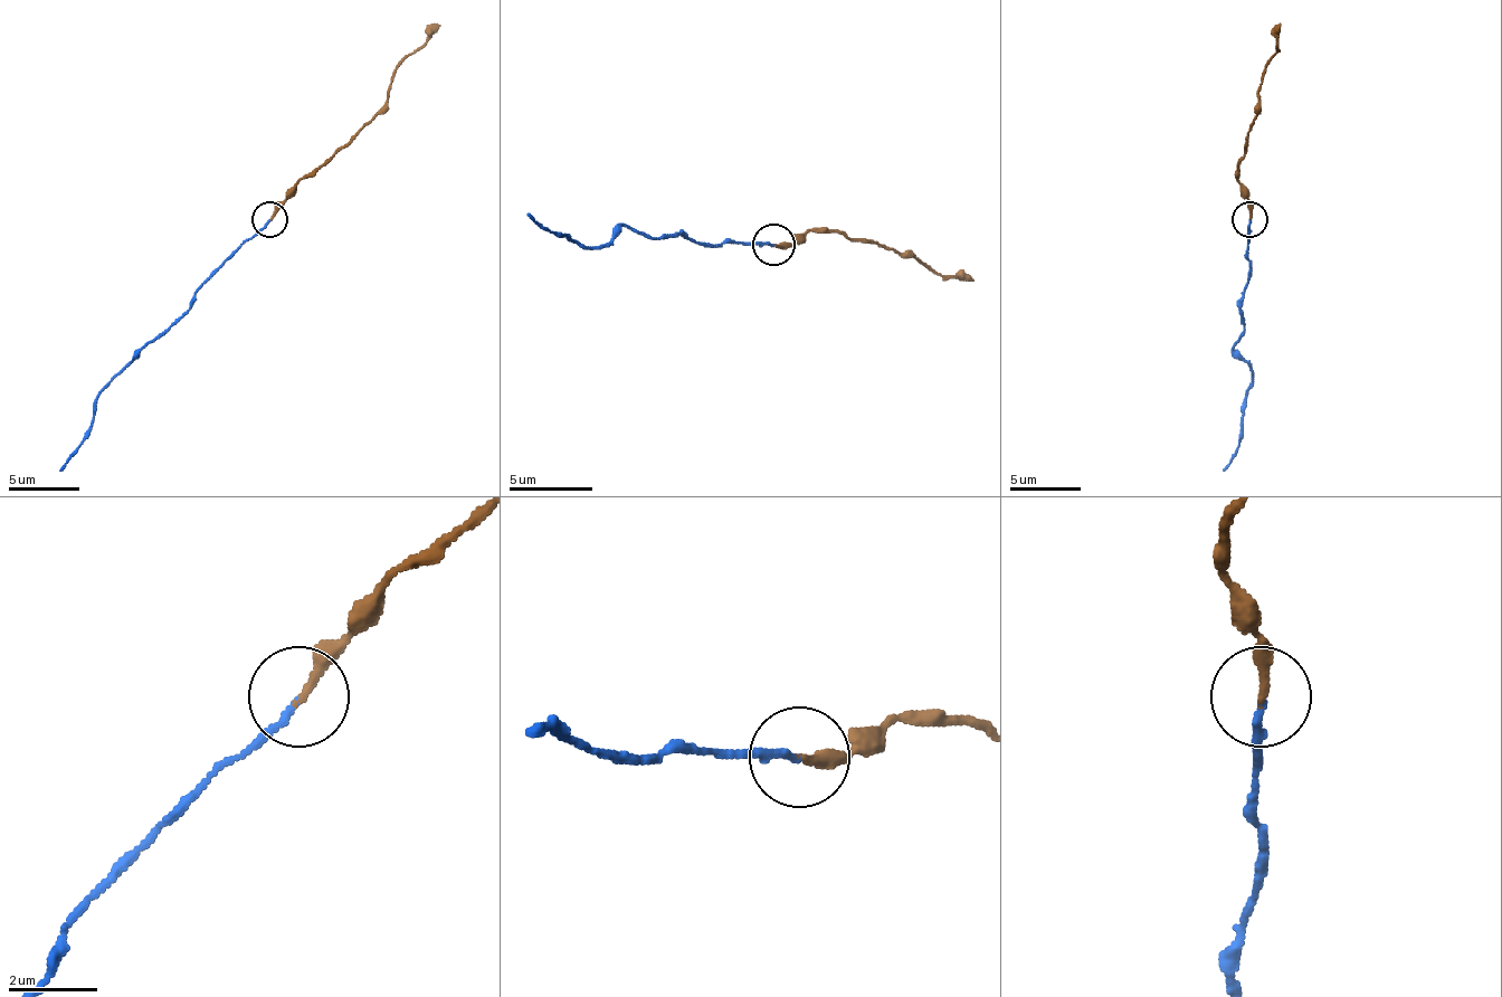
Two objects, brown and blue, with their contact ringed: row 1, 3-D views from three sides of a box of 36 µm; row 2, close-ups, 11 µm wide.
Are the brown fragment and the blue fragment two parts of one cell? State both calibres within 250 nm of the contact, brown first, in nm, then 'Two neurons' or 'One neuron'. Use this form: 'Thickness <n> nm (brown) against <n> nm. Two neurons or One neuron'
Thickness 200 nm (brown) against 120 nm. One neuron

